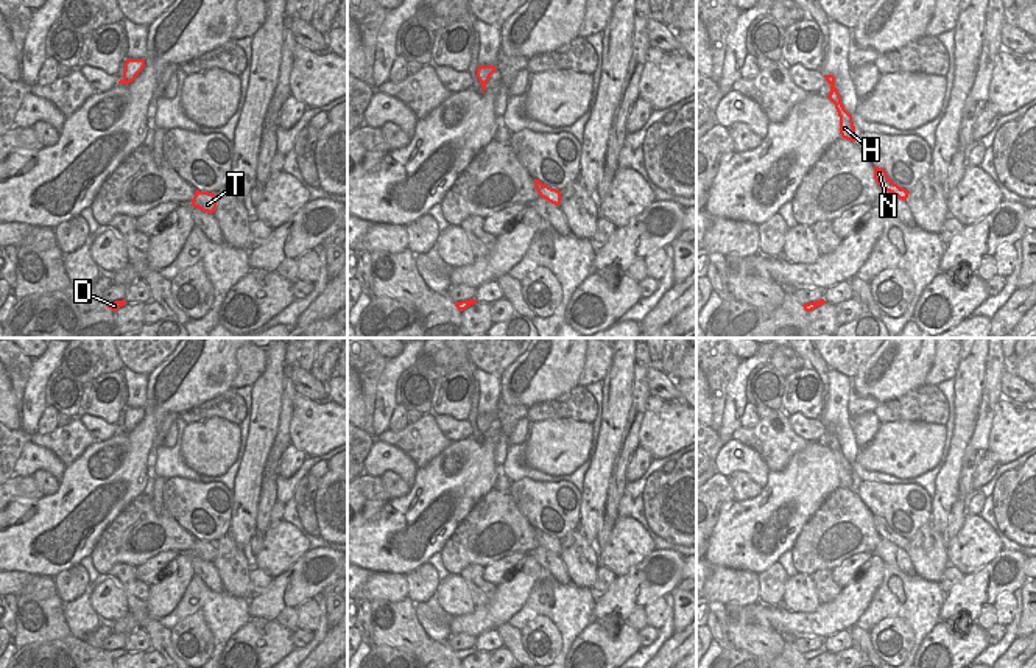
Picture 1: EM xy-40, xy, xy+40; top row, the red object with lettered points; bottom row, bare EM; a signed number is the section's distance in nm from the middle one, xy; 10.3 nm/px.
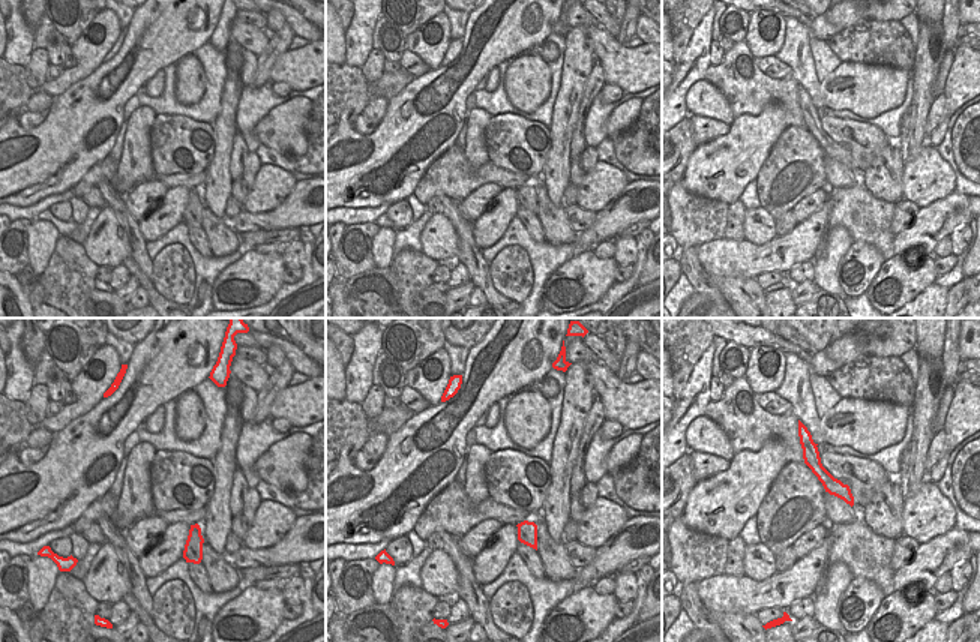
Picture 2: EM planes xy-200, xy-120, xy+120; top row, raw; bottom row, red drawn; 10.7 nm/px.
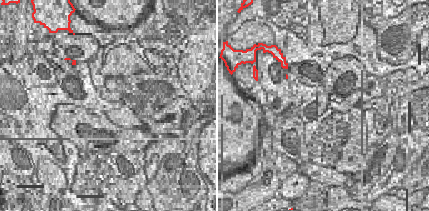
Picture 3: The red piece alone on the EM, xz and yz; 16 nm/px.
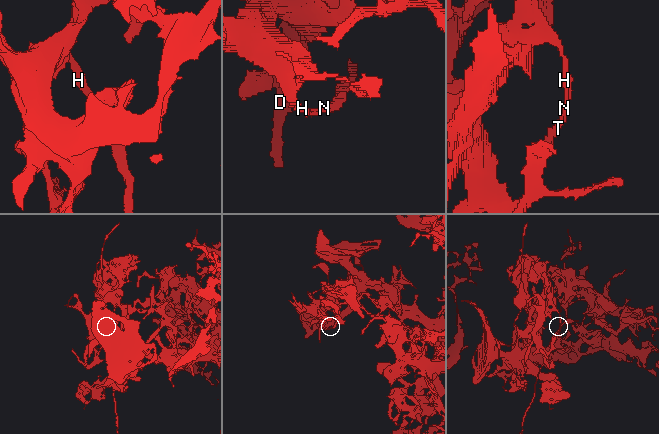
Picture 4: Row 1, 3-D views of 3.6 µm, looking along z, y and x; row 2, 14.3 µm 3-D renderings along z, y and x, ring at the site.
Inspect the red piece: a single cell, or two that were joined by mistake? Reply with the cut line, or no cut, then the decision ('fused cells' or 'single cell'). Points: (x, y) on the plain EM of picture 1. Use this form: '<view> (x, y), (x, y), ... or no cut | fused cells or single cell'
xy (482, 432), (485, 435) | fused cells

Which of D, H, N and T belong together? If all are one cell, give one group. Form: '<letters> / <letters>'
D / H N T

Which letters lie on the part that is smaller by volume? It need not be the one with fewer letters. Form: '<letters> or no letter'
H, N, T

